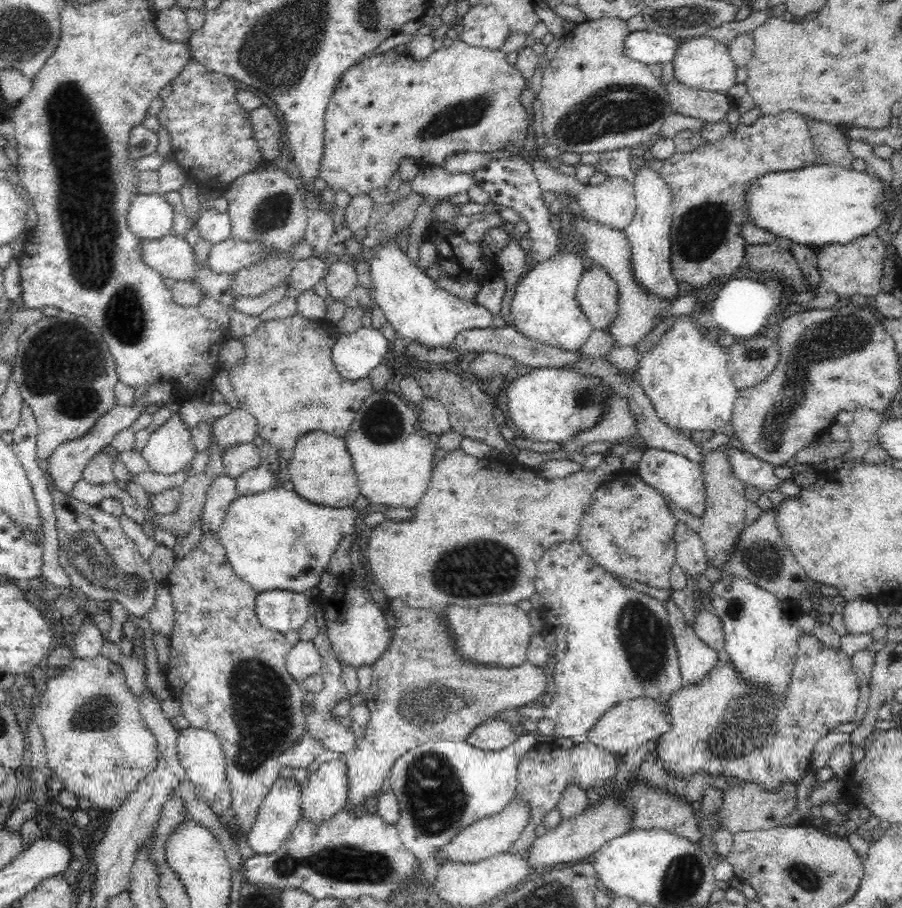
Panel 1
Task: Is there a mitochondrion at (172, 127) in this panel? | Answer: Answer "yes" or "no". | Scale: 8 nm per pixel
no

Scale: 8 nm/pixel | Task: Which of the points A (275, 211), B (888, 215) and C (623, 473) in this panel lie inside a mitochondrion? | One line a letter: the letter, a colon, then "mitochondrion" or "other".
A: mitochondrion
B: other
C: other

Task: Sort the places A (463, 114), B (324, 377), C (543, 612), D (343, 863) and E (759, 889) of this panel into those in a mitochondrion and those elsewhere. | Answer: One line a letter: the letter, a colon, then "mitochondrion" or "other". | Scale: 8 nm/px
A: mitochondrion
B: other
C: other
D: mitochondrion
E: other

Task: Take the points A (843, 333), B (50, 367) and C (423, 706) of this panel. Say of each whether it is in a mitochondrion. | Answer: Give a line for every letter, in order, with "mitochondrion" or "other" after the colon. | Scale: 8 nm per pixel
A: mitochondrion
B: mitochondrion
C: mitochondrion

